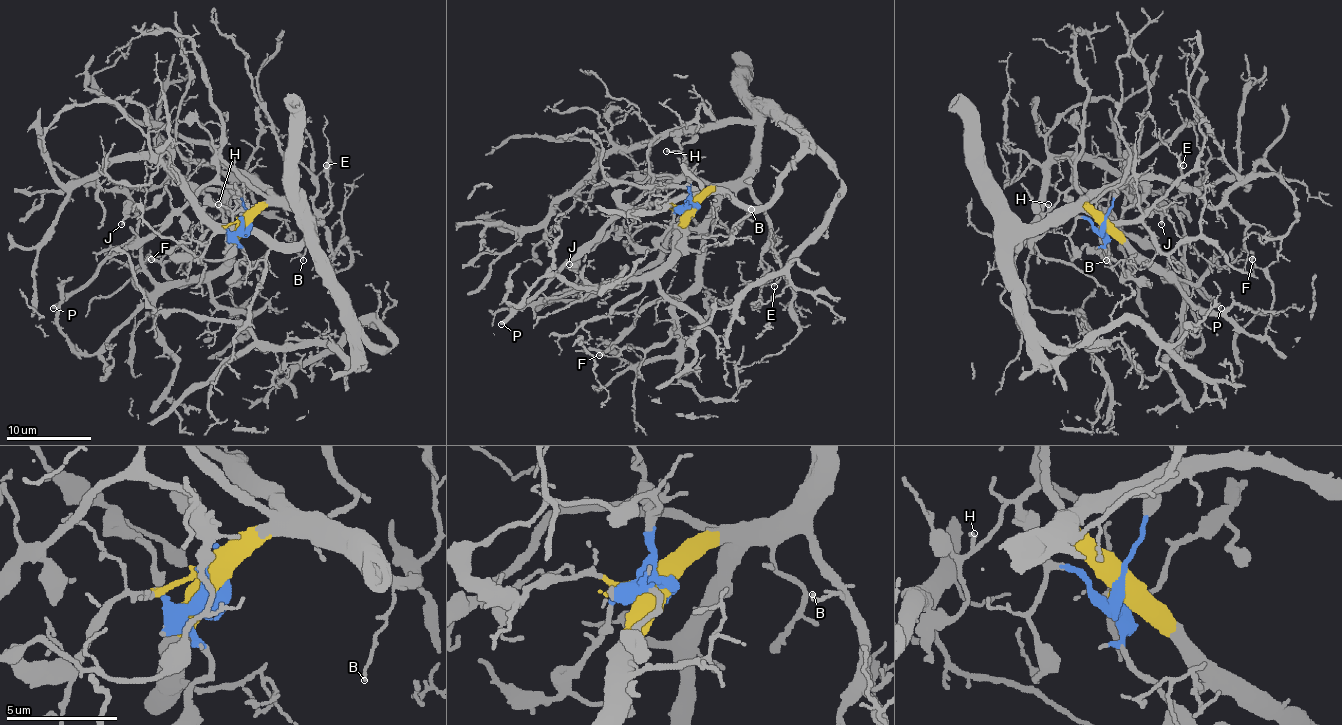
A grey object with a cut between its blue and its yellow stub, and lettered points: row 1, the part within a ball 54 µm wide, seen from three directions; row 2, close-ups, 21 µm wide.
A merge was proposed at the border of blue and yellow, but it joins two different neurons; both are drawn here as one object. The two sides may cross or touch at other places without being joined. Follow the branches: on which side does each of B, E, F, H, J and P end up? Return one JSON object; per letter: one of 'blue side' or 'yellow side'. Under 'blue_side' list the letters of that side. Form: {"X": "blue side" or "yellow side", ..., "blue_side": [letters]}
{"B": "yellow side", "E": "yellow side", "F": "yellow side", "H": "blue side", "J": "blue side", "P": "blue side", "blue_side": ["H", "J", "P"]}

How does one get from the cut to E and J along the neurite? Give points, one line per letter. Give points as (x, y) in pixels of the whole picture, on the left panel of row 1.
E: (249, 224), (268, 205), (298, 207), (313, 222), (321, 222), (313, 196), (317, 192), (317, 177), (325, 165)
J: (249, 224), (243, 230), (237, 192), (209, 184), (180, 209), (167, 186), (150, 207), (131, 209), (120, 224)

